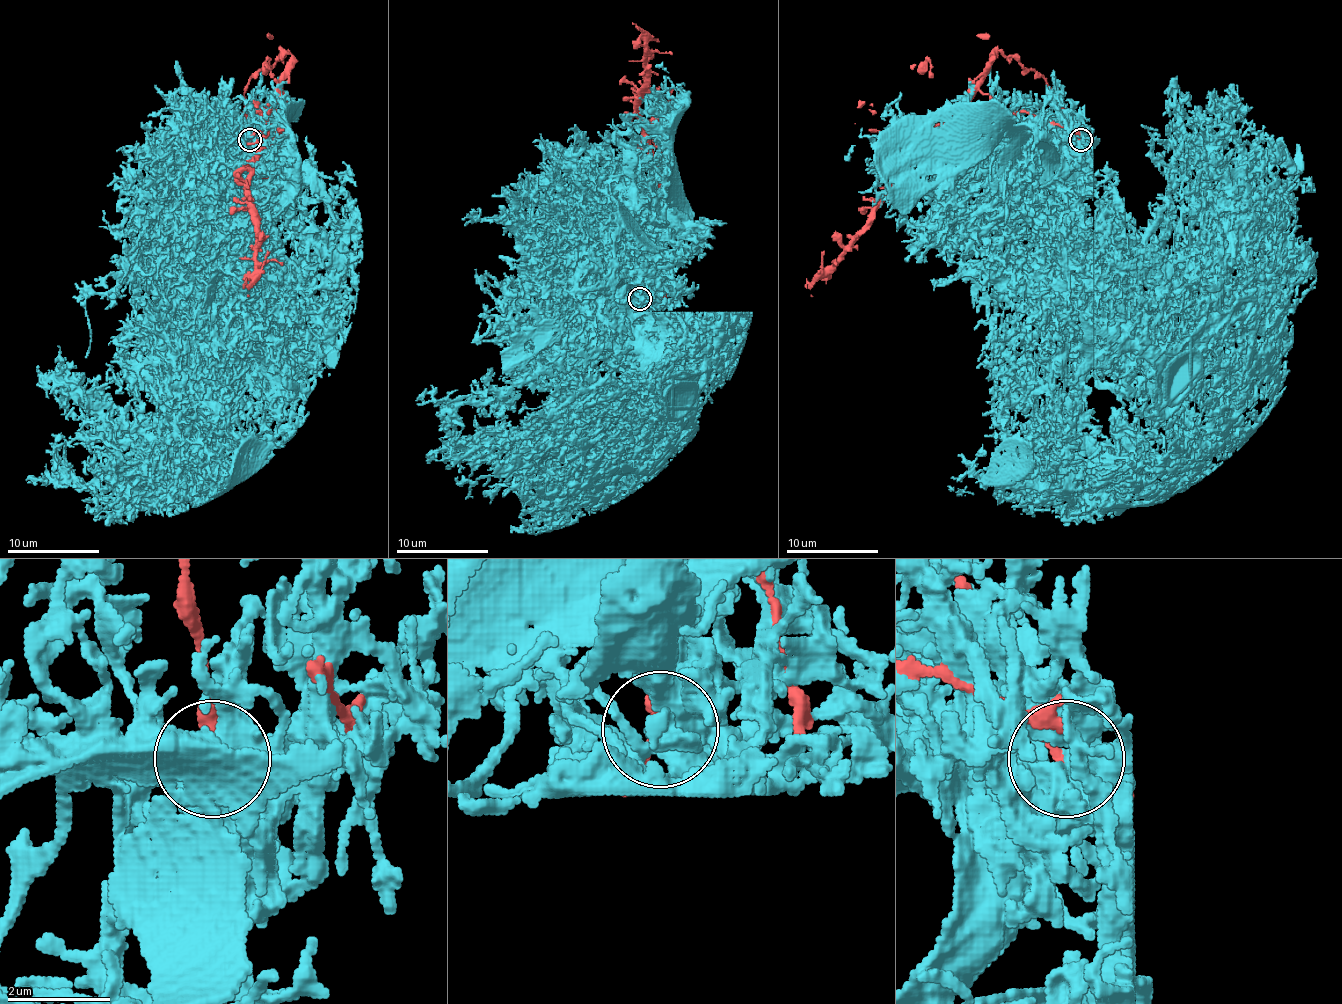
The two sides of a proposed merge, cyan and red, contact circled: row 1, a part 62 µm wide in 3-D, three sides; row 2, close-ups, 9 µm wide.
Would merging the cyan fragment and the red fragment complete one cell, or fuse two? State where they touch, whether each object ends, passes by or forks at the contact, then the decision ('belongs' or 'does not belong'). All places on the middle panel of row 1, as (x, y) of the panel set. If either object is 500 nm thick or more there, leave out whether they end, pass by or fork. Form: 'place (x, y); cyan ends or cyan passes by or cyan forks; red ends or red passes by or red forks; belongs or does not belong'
place (639, 298); cyan forks; red passes by; does not belong

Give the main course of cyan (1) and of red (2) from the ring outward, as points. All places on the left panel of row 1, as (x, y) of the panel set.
1: (249, 139), (242, 218), (221, 278), (228, 340), (210, 412), (145, 477), (73, 482), (52, 433)
2: (249, 139), (244, 86), (288, 49), (272, 130), (249, 181), (256, 280), (247, 296)

